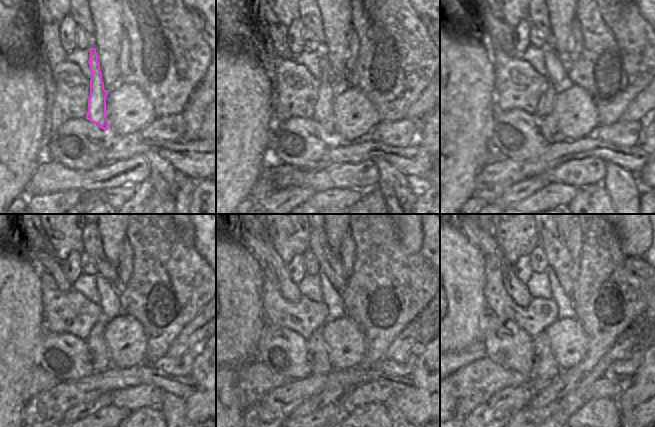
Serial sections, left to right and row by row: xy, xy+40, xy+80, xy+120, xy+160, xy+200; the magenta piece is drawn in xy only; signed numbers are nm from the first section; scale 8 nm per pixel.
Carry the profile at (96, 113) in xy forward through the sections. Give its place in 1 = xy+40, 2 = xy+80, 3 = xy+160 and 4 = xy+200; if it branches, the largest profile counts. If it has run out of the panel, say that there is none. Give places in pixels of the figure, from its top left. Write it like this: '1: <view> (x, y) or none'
1: xy+40 (322, 114)
2: xy+80 (544, 114)
3: xy+160 (318, 357)
4: xy+200 (544, 367)

